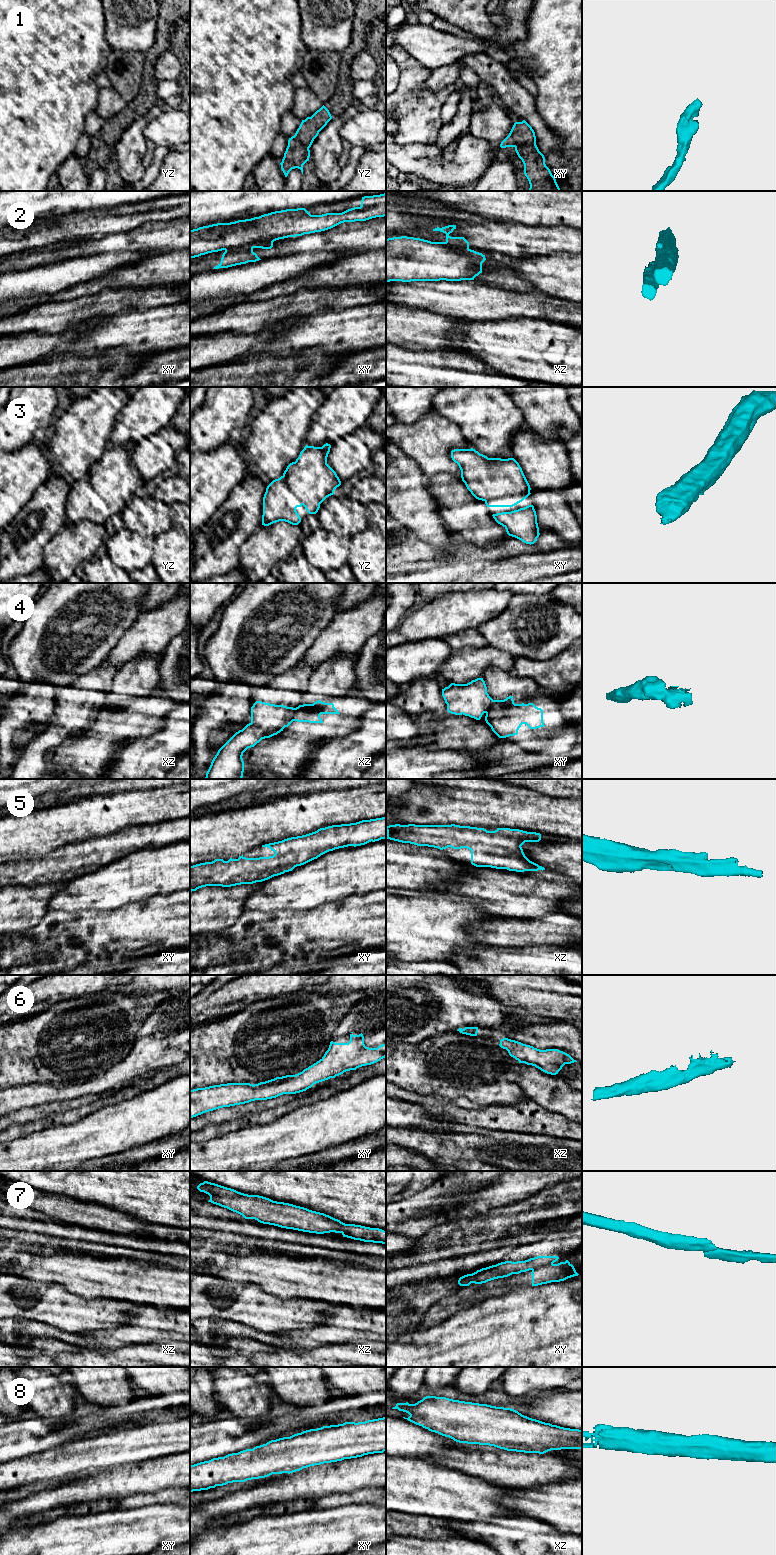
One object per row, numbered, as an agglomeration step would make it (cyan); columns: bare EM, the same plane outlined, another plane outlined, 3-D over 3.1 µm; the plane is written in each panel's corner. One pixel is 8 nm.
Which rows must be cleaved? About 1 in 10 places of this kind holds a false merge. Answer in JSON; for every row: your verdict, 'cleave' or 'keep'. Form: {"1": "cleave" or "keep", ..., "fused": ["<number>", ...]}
{"1": "keep", "2": "cleave", "3": "keep", "4": "cleave", "5": "keep", "6": "keep", "7": "cleave", "8": "keep", "fused": ["2", "4", "7"]}

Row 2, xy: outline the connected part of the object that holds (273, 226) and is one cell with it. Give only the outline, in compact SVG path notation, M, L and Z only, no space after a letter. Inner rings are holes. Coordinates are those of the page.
M386 193L364 196L360 207L342 213L311 215L305 208L297 208L230 223L212 224L190 230L190 258L321 232L344 222L366 221L384 216Z

